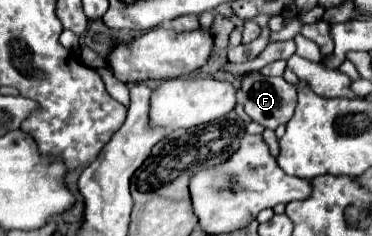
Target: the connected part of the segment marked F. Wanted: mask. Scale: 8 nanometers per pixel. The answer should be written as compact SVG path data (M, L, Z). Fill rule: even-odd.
M250 72L240 78L238 100L254 122L272 130L290 120L298 102L294 84L286 82L282 76L262 78L258 72Z

